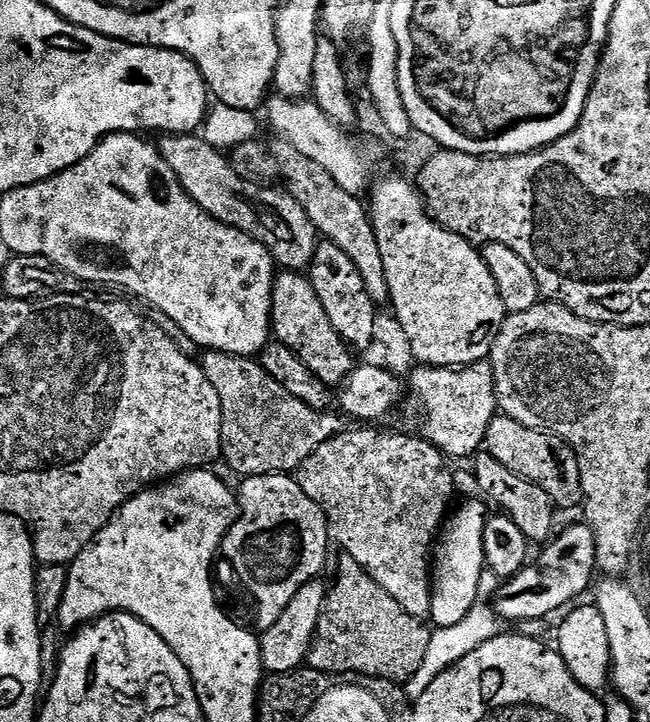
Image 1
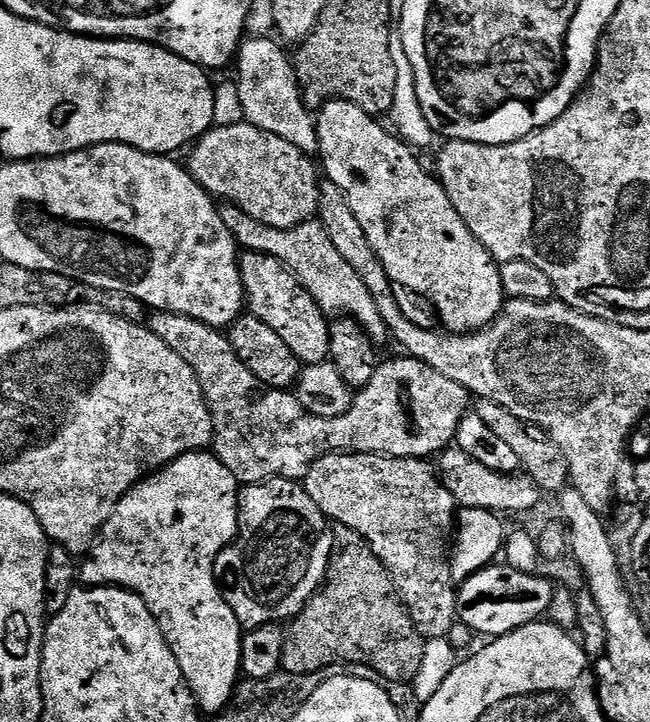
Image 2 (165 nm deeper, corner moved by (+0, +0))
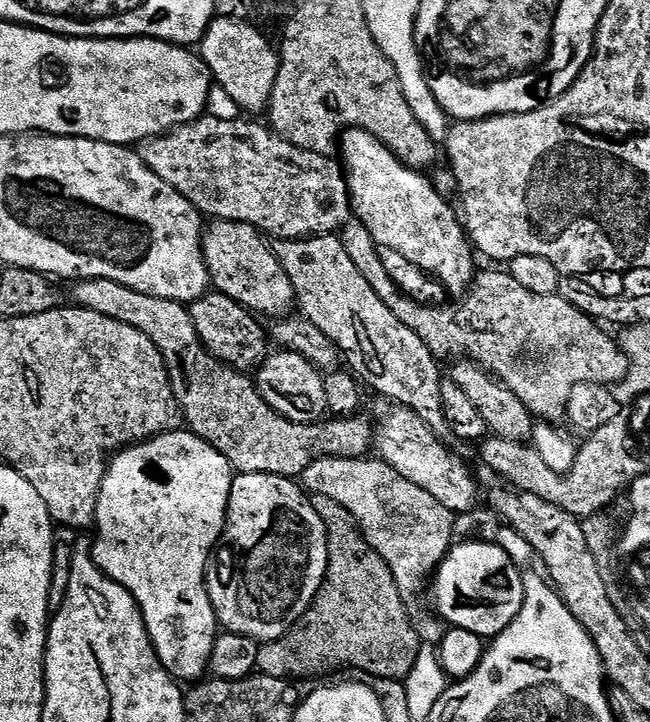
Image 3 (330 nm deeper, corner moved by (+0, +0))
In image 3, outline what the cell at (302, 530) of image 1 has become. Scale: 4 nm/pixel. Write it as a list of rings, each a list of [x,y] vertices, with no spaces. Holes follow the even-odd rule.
[[[239,473],[233,479],[232,489],[230,490],[228,523],[224,525],[224,535],[220,537],[220,543],[216,545],[212,557],[208,560],[206,583],[208,585],[208,593],[210,594],[210,602],[214,606],[214,614],[216,615],[219,627],[230,632],[237,632],[243,636],[249,636],[257,642],[280,640],[284,635],[287,637],[294,625],[302,618],[304,611],[312,604],[312,599],[318,594],[327,569],[328,535],[326,534],[324,523],[318,514],[318,510],[314,510],[309,493],[295,479],[287,476]]]

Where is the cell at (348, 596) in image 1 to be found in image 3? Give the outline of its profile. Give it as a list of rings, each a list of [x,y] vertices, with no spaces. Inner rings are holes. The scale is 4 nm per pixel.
[[[312,496],[311,502],[314,510],[318,510],[328,535],[328,569],[318,594],[312,599],[312,604],[291,630],[293,637],[308,636],[308,644],[302,645],[297,652],[284,652],[281,656],[270,657],[266,668],[267,676],[302,682],[300,680],[312,680],[315,676],[336,672],[339,668],[357,668],[358,671],[372,676],[373,681],[405,681],[414,668],[421,643],[412,625],[408,607],[402,602],[402,594],[398,594],[398,582],[394,582],[390,566],[386,566],[386,562],[377,554],[374,546],[366,542],[366,538],[360,533],[358,522],[350,514],[350,510],[346,510],[346,506],[338,506],[334,498],[322,496]]]

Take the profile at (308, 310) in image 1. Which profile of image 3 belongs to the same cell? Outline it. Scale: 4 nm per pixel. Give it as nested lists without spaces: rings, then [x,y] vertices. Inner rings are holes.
[[[213,219],[207,225],[204,234],[204,260],[208,263],[210,284],[215,291],[234,298],[234,302],[238,302],[253,314],[259,314],[261,317],[284,318],[291,313],[288,312],[291,308],[297,307],[298,297],[286,270],[282,270],[279,258],[267,242],[269,243],[259,228],[250,226],[246,222]]]

